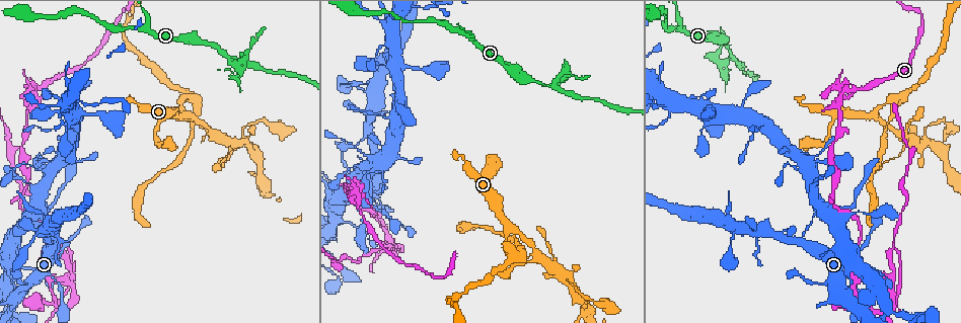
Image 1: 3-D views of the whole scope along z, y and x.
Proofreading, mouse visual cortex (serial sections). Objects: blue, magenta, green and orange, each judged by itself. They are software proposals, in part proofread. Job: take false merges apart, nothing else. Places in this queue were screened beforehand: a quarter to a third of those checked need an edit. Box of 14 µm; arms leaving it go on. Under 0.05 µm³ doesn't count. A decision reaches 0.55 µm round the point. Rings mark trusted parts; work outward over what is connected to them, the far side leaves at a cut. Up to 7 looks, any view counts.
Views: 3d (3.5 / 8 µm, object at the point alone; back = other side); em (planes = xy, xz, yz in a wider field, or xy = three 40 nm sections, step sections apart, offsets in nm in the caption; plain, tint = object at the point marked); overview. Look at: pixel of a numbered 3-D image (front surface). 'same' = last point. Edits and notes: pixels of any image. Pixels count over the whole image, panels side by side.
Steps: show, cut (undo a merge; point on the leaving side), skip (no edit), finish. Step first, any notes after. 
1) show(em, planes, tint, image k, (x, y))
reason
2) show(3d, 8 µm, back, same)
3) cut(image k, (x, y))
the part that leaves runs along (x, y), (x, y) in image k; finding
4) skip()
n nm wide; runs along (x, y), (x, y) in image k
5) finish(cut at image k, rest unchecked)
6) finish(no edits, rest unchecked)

show(3d, 3.5 µm, image 1, (26, 102))

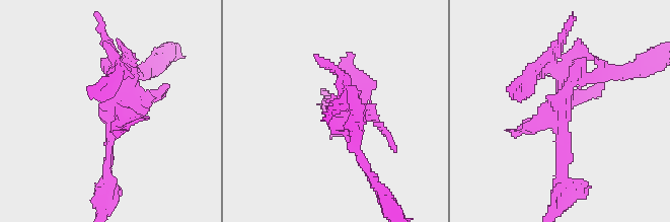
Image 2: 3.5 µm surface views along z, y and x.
show(em, planes, tint, image 2, (112, 100))
now the EM

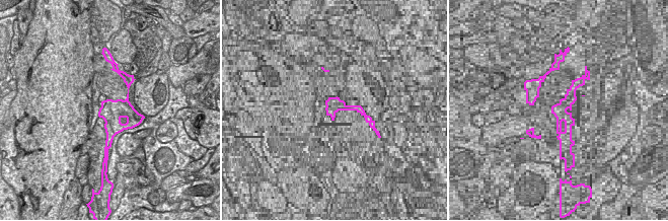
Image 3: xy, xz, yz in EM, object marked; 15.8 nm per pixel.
cut(image 2, (358, 88))
two cells meet here

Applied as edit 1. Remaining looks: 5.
show(overview)
redraw

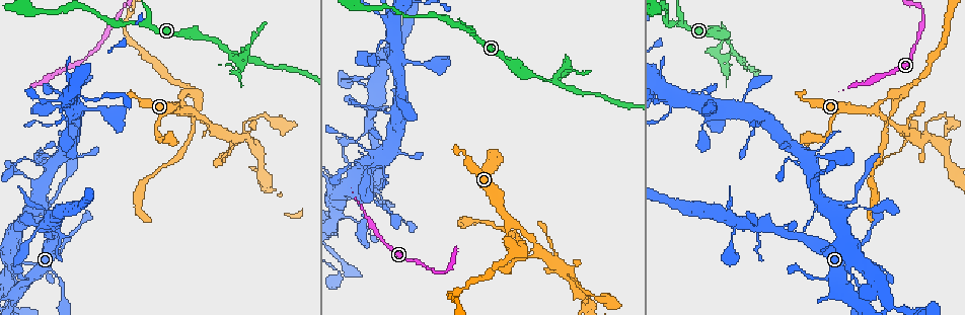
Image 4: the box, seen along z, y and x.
show(3d, 3.5 µm, image 4, (872, 110))
calibre changes

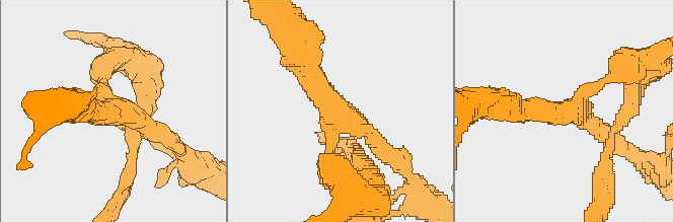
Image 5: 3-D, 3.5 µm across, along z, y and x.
show(em, planes, tint, image 5, (107, 113))

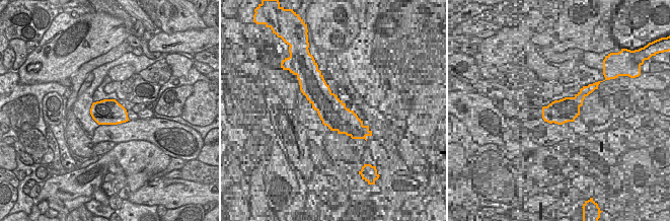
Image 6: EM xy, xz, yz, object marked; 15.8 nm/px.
cut(image 5, (344, 155))
3 arms; the part that leaves runs along (330, 133), (344, 211) in image 5; a second cell is stuck on

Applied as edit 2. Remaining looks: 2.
finish(cut at image 2, cut at image 5, rest unchecked)

